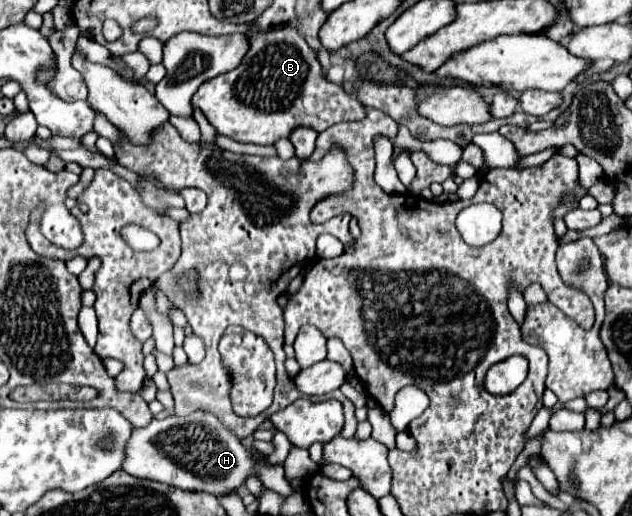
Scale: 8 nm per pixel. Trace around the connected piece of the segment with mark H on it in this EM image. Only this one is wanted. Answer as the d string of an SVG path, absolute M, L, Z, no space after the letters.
M196 411L190 417L170 415L162 421L152 419L150 425L146 425L142 429L132 429L132 435L126 441L126 449L124 449L126 459L122 463L122 469L138 479L162 481L162 483L168 483L168 485L174 485L180 489L200 489L200 491L208 491L208 493L220 497L222 493L230 493L234 489L244 487L244 481L248 475L256 475L254 465L252 465L254 451L256 451L254 447L244 445L216 417L210 417L208 413Z

